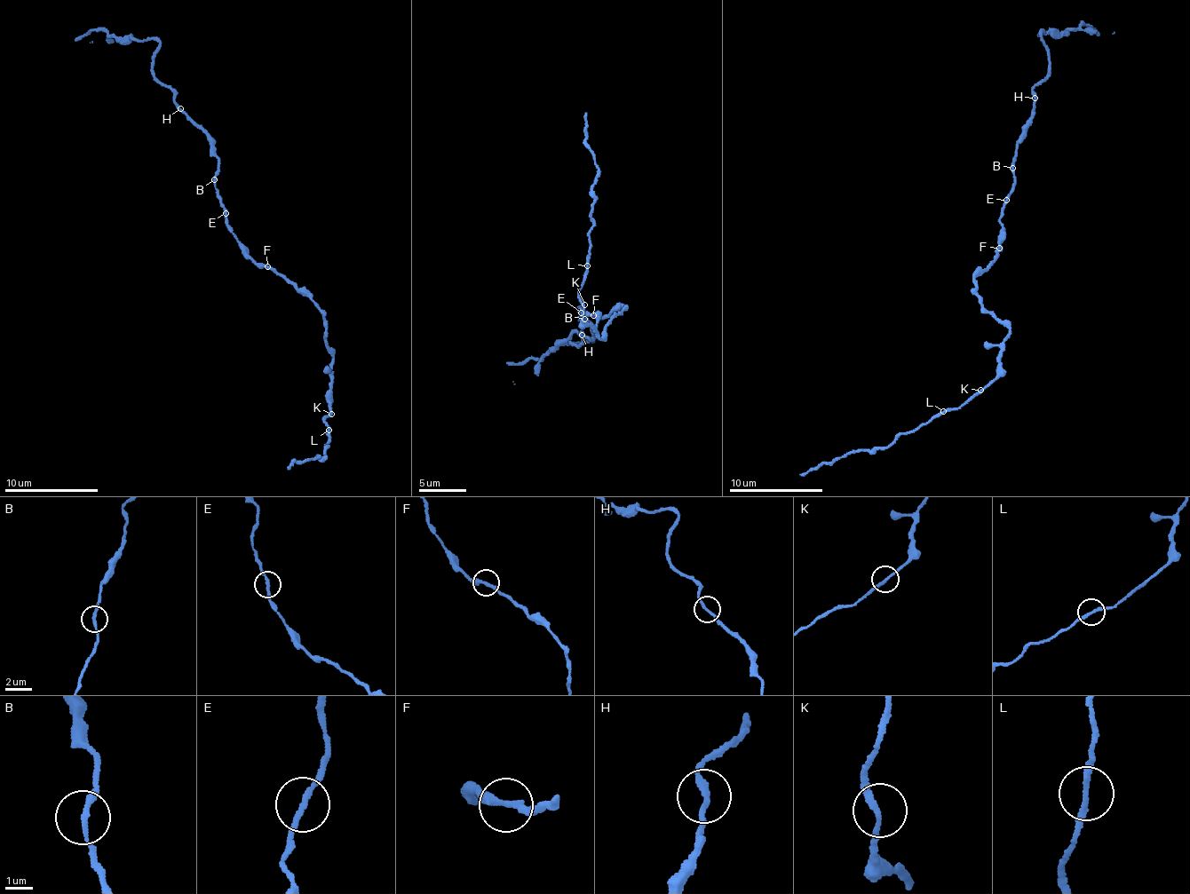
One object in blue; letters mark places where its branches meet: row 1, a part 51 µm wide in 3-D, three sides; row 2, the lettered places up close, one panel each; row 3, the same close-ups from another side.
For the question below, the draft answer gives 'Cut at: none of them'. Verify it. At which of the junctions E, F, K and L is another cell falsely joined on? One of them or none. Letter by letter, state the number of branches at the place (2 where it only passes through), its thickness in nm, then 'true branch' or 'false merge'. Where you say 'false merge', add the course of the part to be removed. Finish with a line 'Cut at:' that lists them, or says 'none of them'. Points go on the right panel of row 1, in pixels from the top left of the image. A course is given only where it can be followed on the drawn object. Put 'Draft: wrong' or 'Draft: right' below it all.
E: 2 branches meet; 190 nm thick; true branch
F: 2 branches meet; 280 nm thick; true branch
K: 2 branches meet; 190 nm thick; true branch
L: 2 branches meet; 200 nm thick; true branch
Cut at: none of them
Draft: right

